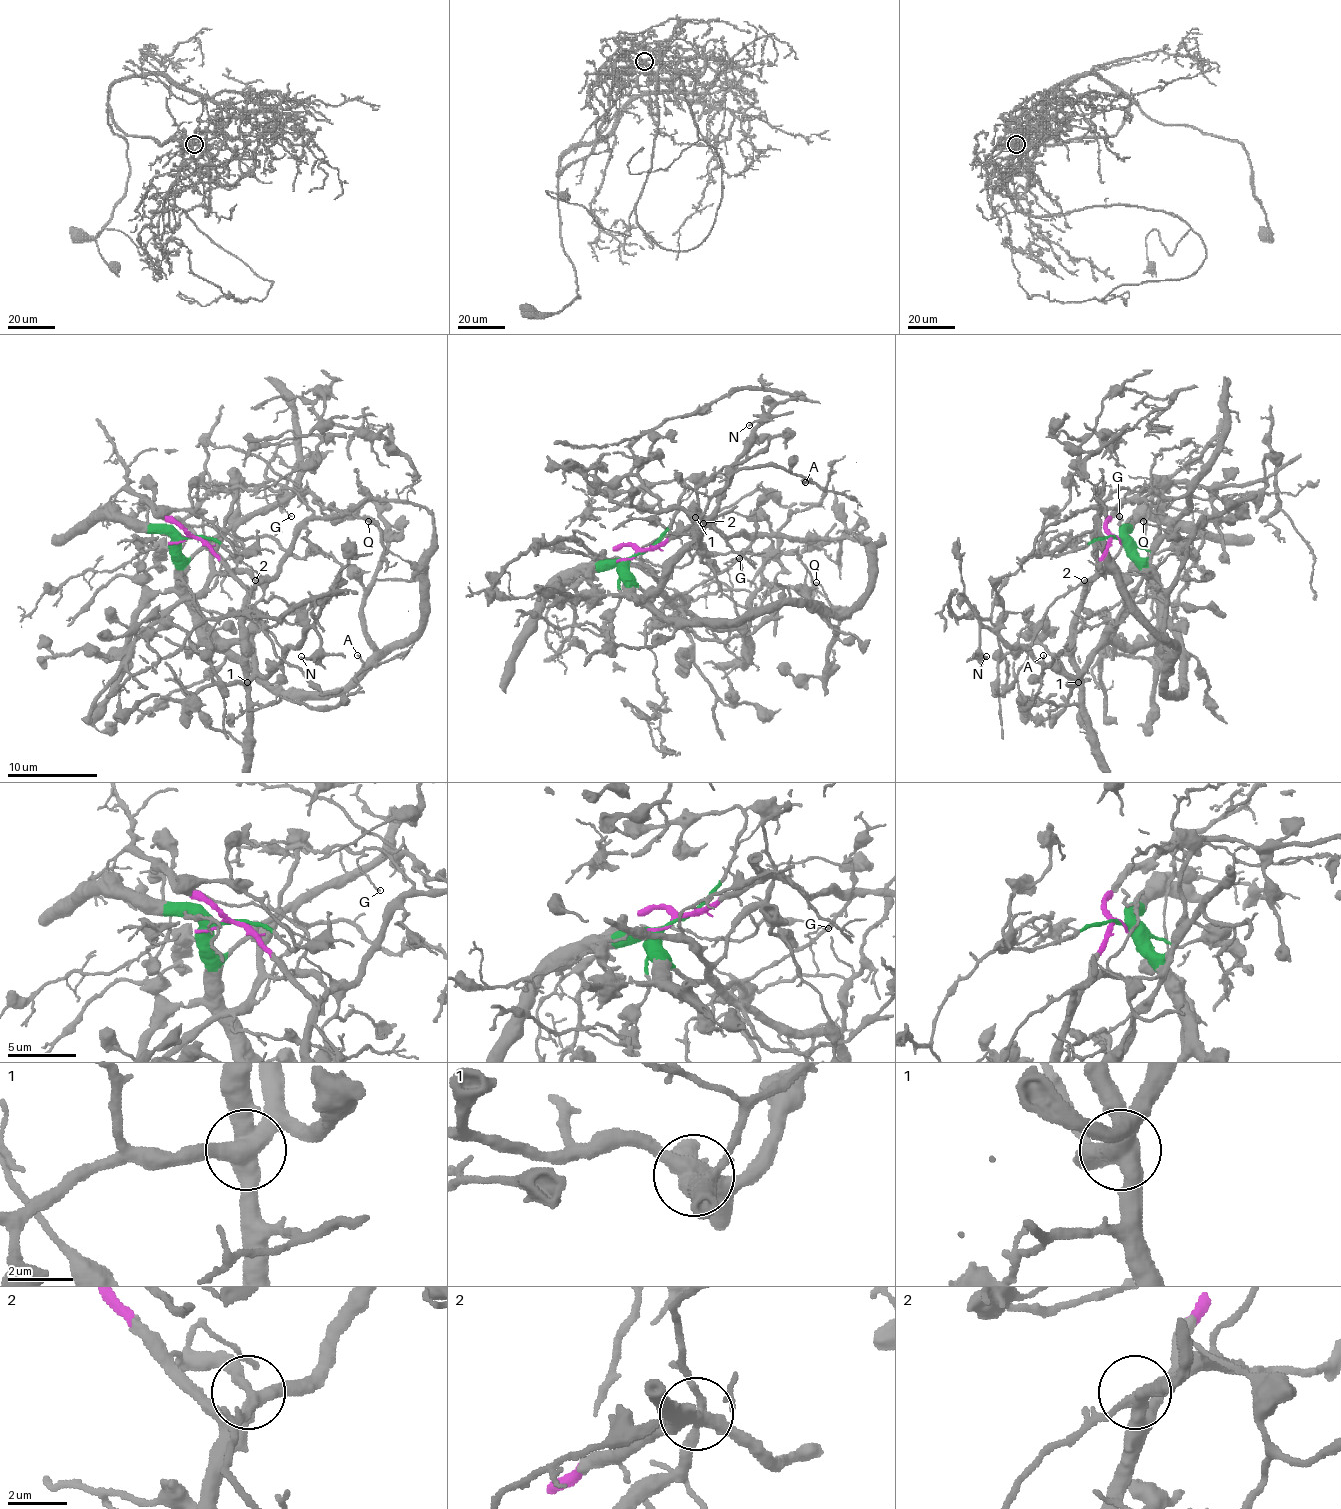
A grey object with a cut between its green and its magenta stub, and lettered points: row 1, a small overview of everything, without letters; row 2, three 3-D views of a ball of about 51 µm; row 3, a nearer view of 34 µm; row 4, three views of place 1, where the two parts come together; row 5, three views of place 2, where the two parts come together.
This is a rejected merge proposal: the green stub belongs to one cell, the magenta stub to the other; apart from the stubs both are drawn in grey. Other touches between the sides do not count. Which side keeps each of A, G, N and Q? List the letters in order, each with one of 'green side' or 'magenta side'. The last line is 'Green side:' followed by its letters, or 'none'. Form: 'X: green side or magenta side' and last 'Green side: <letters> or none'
A: magenta side
G: magenta side
N: green side
Q: green side
Green side: N, Q

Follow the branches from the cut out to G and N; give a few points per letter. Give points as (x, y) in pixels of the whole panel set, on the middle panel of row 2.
G: (635, 554), (703, 525), (725, 536), (759, 536), (732, 563), (725, 563), (739, 559)
N: (635, 554), (633, 581), (657, 590), (703, 523), (696, 491), (732, 466), (768, 418), (748, 425)

